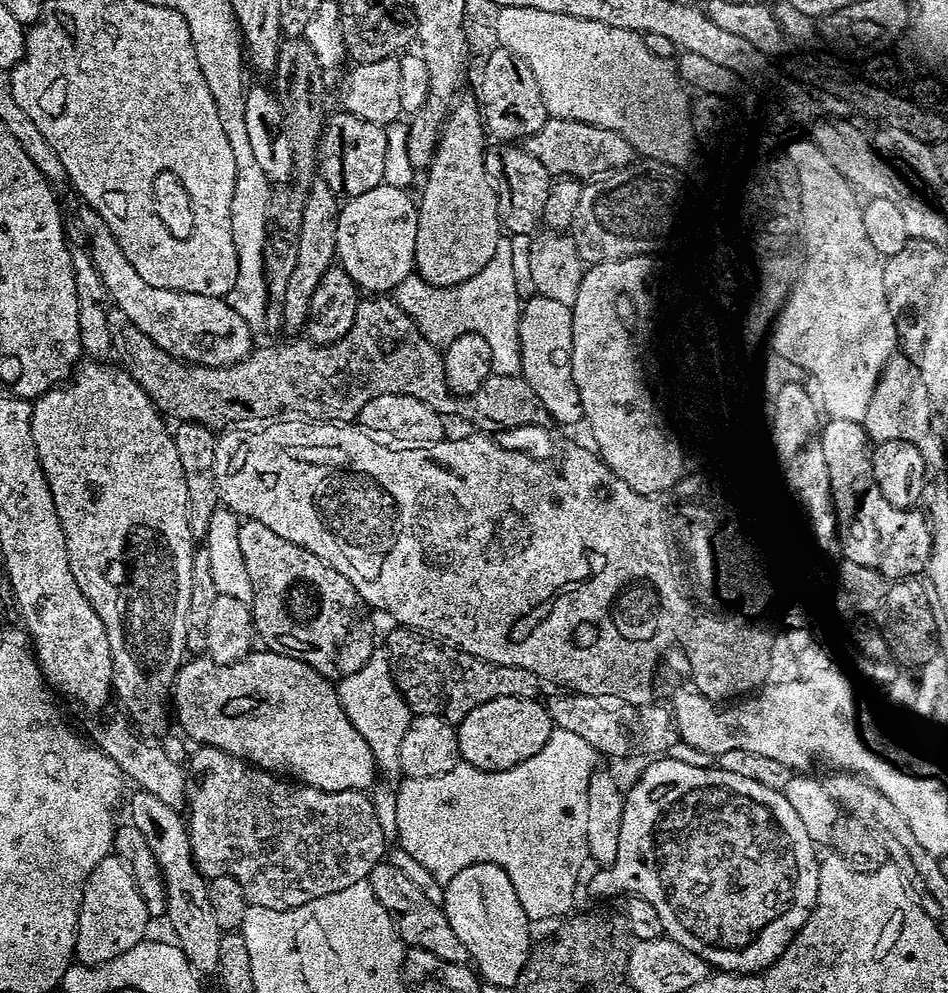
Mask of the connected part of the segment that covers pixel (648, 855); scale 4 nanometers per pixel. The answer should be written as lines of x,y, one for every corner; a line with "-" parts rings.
656,758
651,761
652,764
636,781
632,784
632,789
627,789
624,797
624,809
622,810
622,830
618,830
618,854
614,858
614,862
607,866
601,867
600,872
591,873
590,883
594,885
596,892
614,892
621,891
624,894
641,896
646,902
650,902
650,906
654,906
654,910
658,910
658,918
662,918
662,926
664,927
664,936
669,940
678,942
687,952
698,954
698,958
702,958
713,969
722,972
735,972
737,974
759,974
765,968
769,968
771,964
781,956
787,949
788,944
795,938
800,927
806,922
806,918
810,918
810,914
816,905
818,898
818,870
820,869
820,860
816,856
817,845
810,838
810,834
806,830
806,826
802,826
802,818
798,818
798,814
794,810
794,806
790,806
790,802
785,798
783,791
775,792
770,785
763,785
762,782
756,782
751,778
744,778
739,774
728,773
719,766
712,768
703,768
700,764
687,764
684,760
668,760
672,758

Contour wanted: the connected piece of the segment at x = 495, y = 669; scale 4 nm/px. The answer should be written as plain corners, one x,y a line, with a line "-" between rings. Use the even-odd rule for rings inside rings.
396,626
393,629
386,649
388,664
392,668
396,689
417,716
437,716
456,726
466,714
470,714
470,710
474,710
474,706
482,706
482,702
494,698
534,700
541,695
542,681
530,670
490,664
410,628

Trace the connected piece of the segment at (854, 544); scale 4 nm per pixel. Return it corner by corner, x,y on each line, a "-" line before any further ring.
829,419
820,429
826,470
830,474
832,505
836,508
838,544
844,560
858,562
889,578
916,578
927,569
932,556
932,527
923,511
890,506
874,482
872,449
858,422

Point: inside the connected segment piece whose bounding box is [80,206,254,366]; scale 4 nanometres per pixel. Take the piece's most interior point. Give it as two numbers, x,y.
201,329

